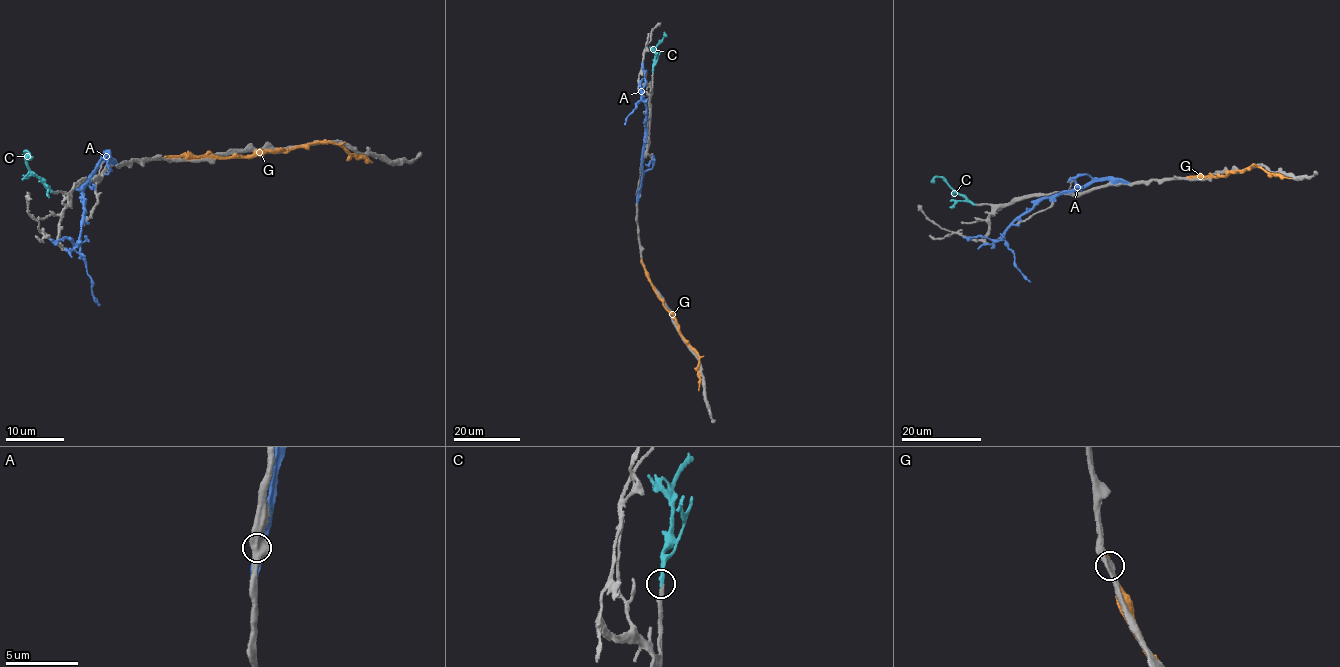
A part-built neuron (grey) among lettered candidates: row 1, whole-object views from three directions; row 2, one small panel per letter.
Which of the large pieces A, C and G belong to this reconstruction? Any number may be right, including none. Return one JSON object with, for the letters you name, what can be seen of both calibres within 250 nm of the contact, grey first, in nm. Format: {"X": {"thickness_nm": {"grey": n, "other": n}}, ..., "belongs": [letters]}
{"C": {"thickness_nm": {"grey": 170, "other": 320}}, "belongs": ["C"]}

